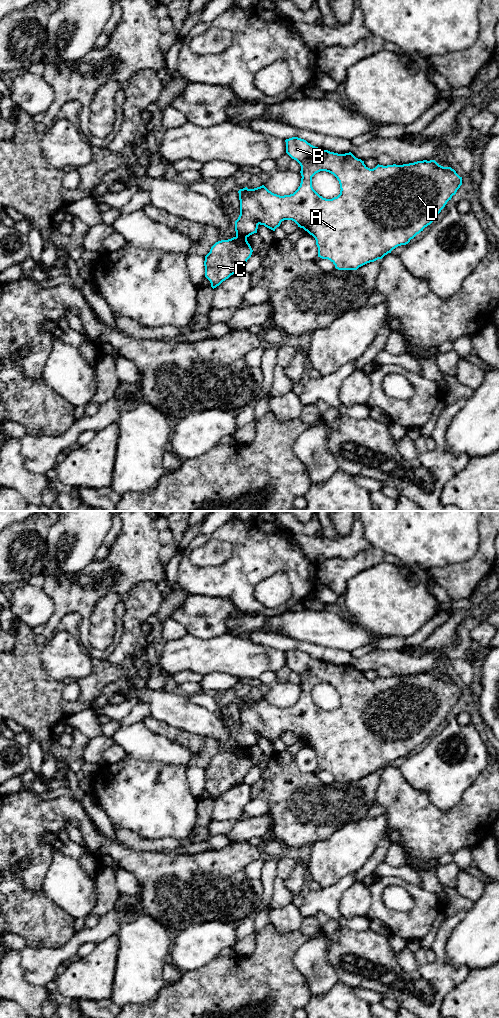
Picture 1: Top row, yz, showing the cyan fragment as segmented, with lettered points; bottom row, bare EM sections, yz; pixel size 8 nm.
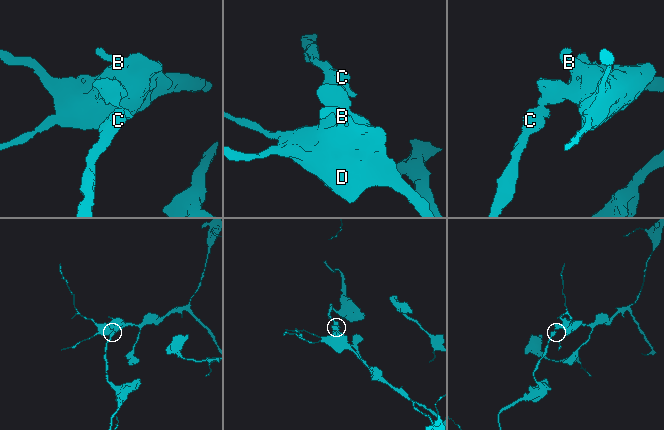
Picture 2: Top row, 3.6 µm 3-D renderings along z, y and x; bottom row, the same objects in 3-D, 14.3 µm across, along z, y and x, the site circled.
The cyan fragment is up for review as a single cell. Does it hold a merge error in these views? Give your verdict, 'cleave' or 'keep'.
cleave

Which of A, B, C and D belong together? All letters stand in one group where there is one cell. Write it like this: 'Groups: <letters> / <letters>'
Groups: A B D / C

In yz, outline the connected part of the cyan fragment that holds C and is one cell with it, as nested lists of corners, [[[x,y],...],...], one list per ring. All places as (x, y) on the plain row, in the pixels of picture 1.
[[[233,749],[216,754],[205,768],[205,789],[214,801],[231,787],[243,783],[252,767],[247,750]]]

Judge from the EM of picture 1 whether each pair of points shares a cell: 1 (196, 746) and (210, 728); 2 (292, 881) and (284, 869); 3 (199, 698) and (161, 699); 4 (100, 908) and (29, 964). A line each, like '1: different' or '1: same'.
1: different
2: different
3: different
4: different

